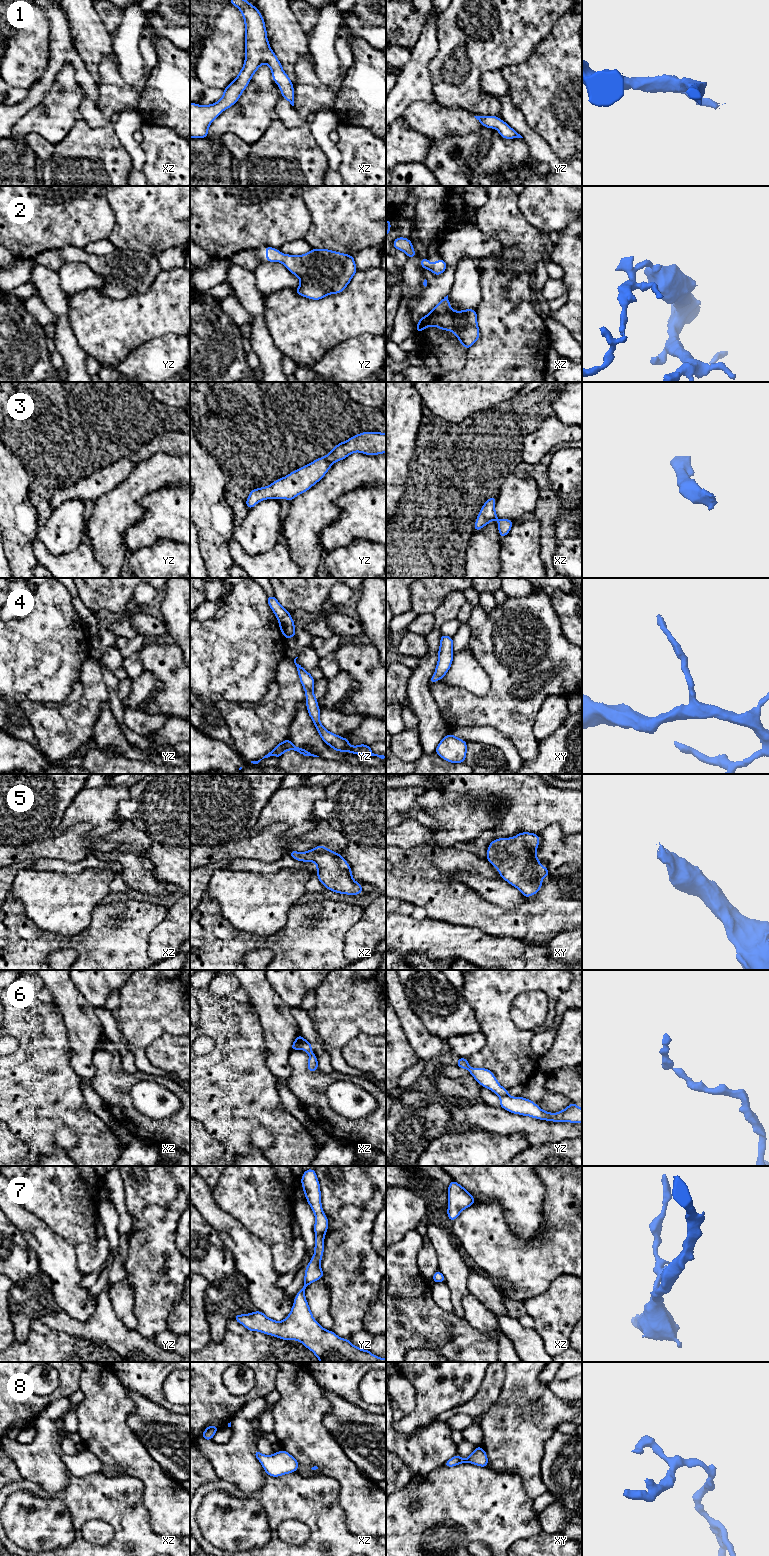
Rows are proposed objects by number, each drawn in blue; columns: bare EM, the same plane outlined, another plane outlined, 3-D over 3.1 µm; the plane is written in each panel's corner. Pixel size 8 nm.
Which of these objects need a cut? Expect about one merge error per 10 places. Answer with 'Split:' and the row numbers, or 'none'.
Split: none

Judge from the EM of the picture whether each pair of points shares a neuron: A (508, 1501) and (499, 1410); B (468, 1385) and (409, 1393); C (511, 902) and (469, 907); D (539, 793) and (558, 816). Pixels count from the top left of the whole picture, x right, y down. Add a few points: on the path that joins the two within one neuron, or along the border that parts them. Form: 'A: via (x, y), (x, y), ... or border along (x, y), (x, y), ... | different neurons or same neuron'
A: border along (486, 1467), (517, 1474), (523, 1487) | different neurons
B: border along (401, 1373), (415, 1391), (415, 1407), (409, 1414) | different neurons
C: border along (474, 891), (505, 909), (517, 907) | different neurons
D: via (540, 799), (552, 810) | same neuron

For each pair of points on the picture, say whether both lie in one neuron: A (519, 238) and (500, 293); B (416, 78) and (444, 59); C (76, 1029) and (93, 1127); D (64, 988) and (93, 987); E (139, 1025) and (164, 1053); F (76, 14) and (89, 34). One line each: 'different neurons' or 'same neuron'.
A: same neuron
B: different neurons
C: different neurons
D: different neurons
E: different neurons
F: same neuron

